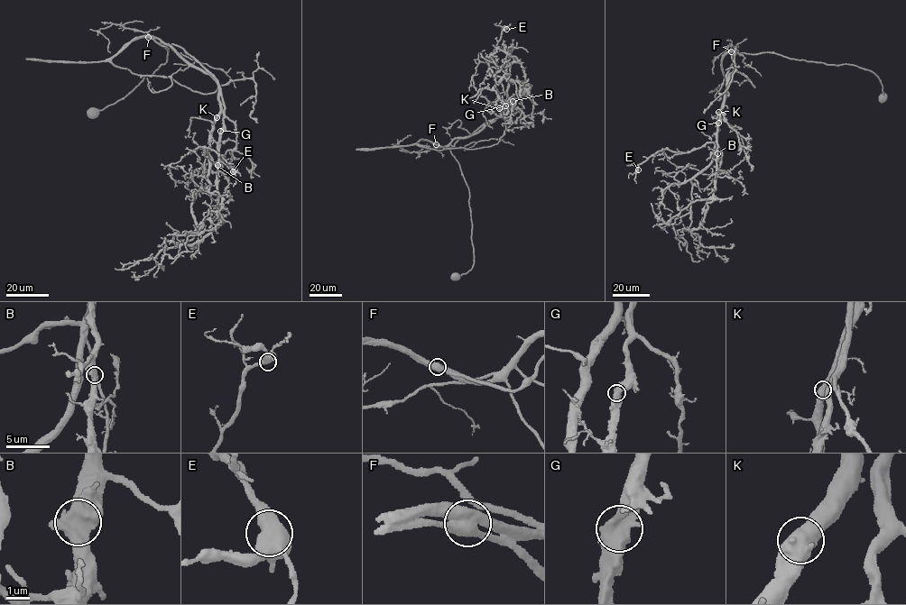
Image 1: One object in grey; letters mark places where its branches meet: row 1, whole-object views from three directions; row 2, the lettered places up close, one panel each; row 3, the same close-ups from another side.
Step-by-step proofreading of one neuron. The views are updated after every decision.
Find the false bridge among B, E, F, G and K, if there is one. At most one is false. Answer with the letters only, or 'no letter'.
F

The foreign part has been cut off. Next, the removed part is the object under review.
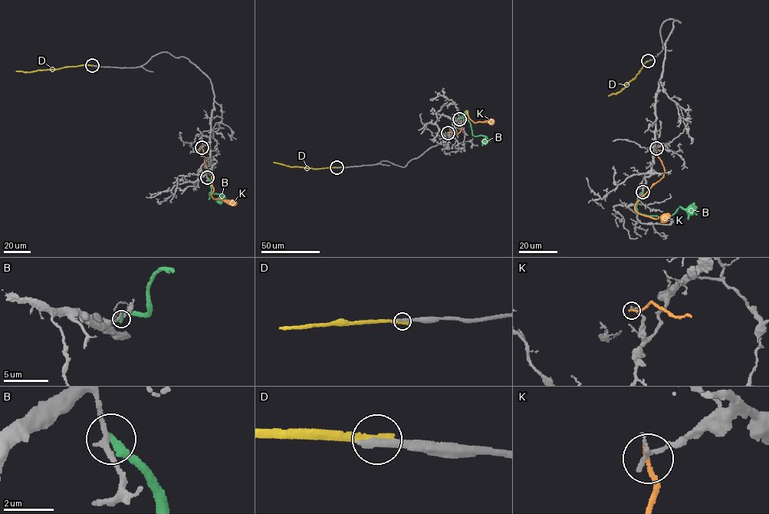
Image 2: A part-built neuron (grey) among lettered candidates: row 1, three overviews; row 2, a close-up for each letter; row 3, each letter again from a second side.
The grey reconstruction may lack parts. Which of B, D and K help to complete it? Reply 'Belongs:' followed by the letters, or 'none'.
Belongs: none

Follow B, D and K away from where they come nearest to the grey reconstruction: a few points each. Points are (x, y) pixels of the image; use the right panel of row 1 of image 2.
B: (642, 192), (643, 197), (636, 204), (636, 209), (642, 214), (667, 217), (680, 206), (697, 214)
D: (648, 60), (622, 89), (608, 96)
K: (656, 148), (664, 175), (636, 202), (635, 209), (655, 219), (663, 215), (665, 219)

